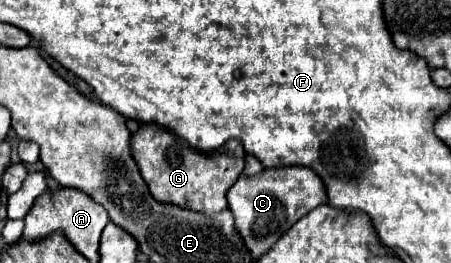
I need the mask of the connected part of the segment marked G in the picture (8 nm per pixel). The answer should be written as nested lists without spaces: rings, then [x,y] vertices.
[[[141,125],[137,133],[133,133],[131,137],[131,153],[139,165],[139,171],[145,179],[145,183],[149,185],[149,191],[151,195],[163,203],[163,205],[177,205],[177,207],[183,207],[183,209],[191,209],[195,213],[201,213],[201,215],[207,215],[207,217],[213,217],[217,213],[221,213],[221,209],[227,209],[227,191],[235,185],[235,181],[239,179],[239,175],[243,173],[243,167],[245,167],[245,149],[241,145],[239,139],[231,139],[229,141],[229,147],[223,147],[219,151],[209,153],[199,153],[195,149],[189,147],[187,141],[183,141],[181,137],[175,137],[173,133],[165,131],[163,127],[159,125]]]

